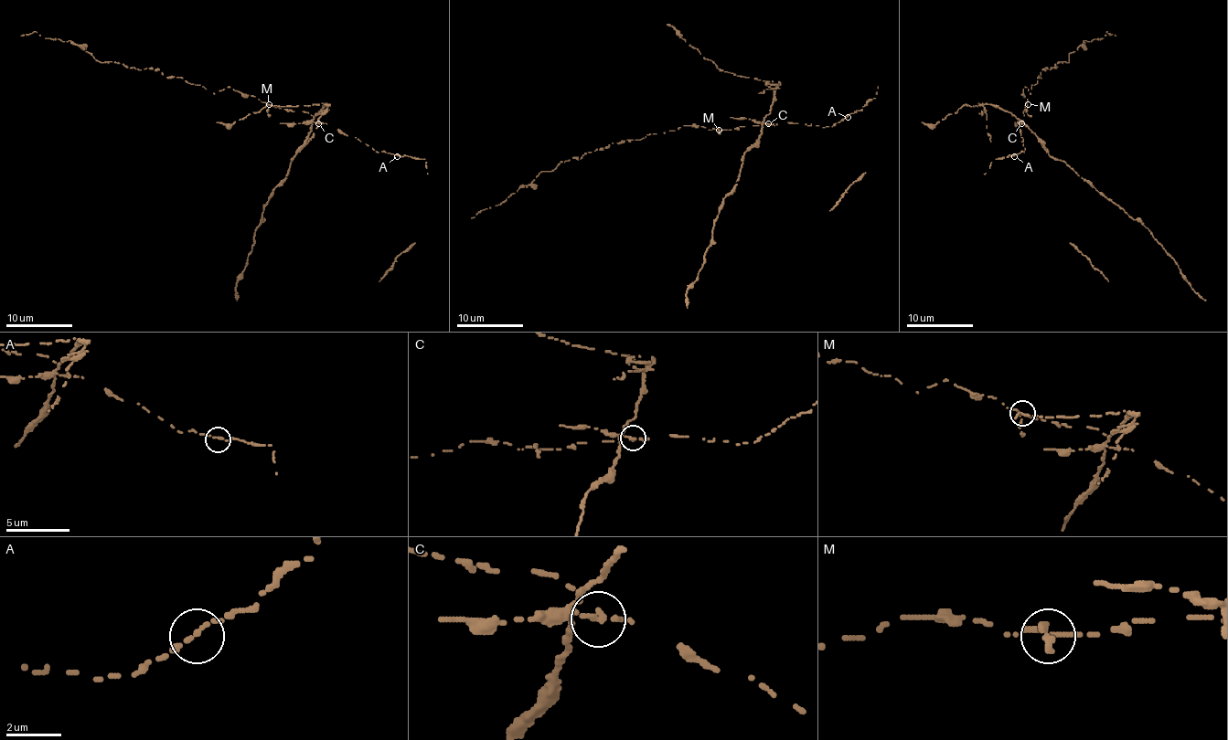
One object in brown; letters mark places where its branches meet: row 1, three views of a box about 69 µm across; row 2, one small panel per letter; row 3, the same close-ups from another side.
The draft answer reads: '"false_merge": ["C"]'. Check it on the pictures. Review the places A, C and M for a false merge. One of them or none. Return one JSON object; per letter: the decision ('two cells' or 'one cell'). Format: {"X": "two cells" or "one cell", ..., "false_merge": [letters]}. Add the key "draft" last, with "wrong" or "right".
{"A": "one cell", "C": "two cells", "M": "one cell", "false_merge": ["C"], "draft": "right"}

